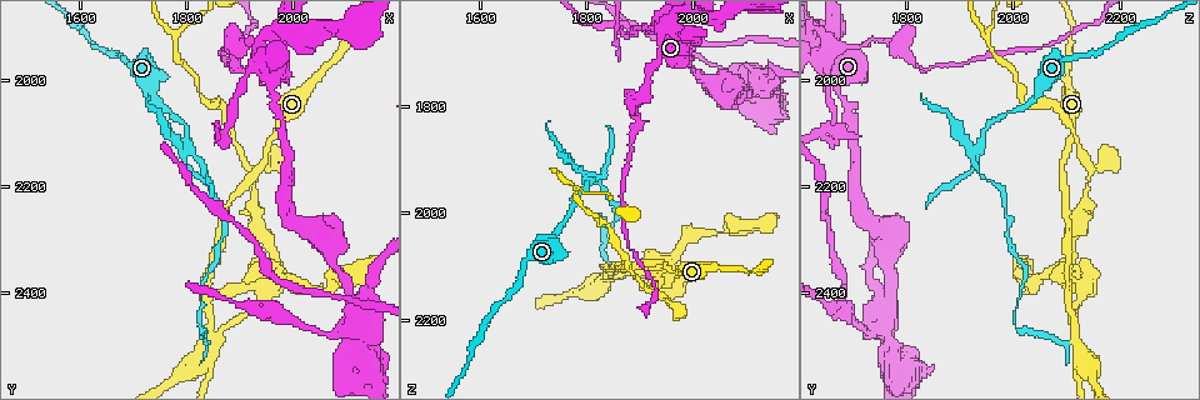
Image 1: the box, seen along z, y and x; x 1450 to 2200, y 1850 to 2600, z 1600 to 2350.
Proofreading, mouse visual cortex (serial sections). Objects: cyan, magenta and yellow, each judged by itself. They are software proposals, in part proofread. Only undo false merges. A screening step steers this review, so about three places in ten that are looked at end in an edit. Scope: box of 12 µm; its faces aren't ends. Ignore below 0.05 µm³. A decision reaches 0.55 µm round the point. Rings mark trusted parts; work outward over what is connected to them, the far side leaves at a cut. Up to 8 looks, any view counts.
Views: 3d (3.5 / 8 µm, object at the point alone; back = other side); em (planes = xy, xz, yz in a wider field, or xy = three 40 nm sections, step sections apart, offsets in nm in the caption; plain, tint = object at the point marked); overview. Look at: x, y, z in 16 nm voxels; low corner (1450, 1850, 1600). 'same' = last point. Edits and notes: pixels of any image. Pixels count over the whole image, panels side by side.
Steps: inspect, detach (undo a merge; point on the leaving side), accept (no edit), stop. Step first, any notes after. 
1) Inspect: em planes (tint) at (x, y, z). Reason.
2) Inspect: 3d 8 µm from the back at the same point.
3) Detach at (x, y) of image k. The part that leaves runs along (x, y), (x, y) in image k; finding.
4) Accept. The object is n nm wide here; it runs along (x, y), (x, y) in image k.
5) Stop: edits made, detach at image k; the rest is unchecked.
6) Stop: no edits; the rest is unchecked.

Inspect: 3d 3.5 µm at (2035, 2285, 1760). Abrupt turn.

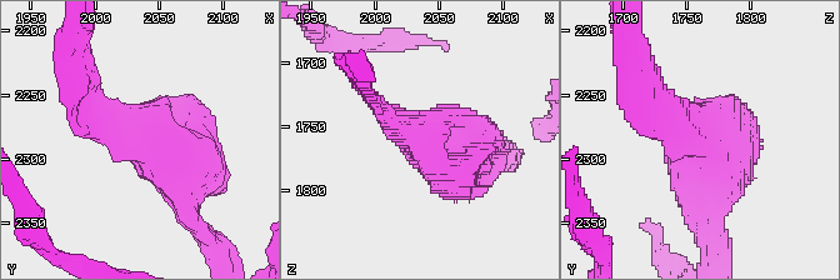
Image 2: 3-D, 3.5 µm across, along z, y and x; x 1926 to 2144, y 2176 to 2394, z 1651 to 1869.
Inspect: em xy step 3 (tint) at (2042, 2290, 1764).

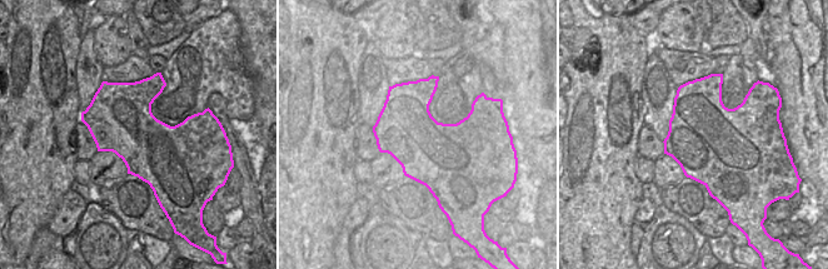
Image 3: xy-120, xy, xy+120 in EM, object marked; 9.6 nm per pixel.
Accept. It runs along (103, 126), (176, 164), (203, 234) in image 2; all the same cell.

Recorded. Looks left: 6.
Inspect: 3d 3.5 µm from the back at (2125, 2430, 1755). A narrow waist.

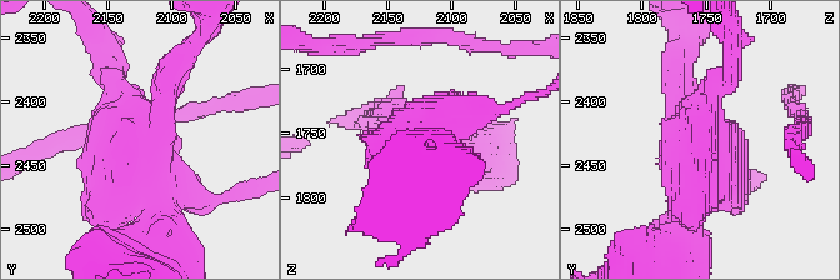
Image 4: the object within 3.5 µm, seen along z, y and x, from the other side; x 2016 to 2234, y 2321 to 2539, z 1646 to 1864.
Inspect: em xy step 1 (tint) at the same point. Need the tissue.

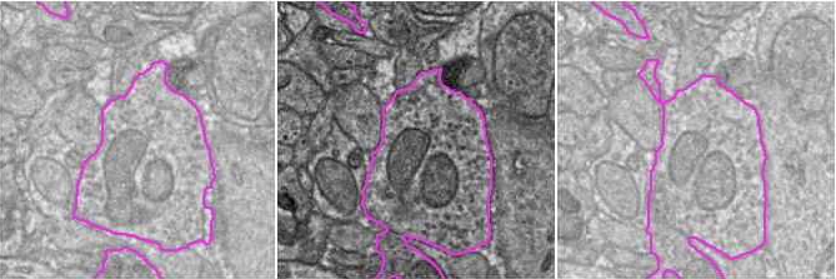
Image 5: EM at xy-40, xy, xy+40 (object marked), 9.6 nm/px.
Detach at (485, 103) of image 4. The part that leaves runs along (685, 121), (704, 175), (685, 225) in image 4; two cells meet here.

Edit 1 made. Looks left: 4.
Inspect: overview. See it whole again.

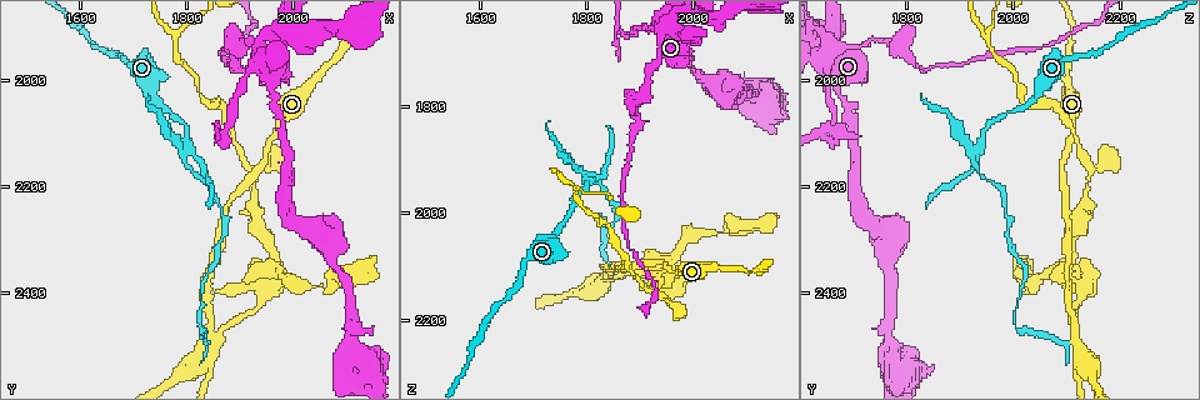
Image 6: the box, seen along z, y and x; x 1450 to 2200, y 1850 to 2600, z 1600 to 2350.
Inspect: 3d 3.5 µm at (1795, 2130, 1930).

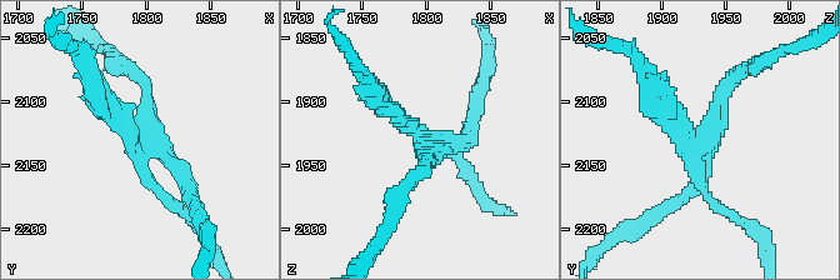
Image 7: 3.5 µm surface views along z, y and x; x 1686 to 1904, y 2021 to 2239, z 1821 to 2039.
Inspect: em xy step 1 (tint) at (1800, 2130, 1936). 4 arms meet here; the arms are 150, 200, 200, 250 nm wide.

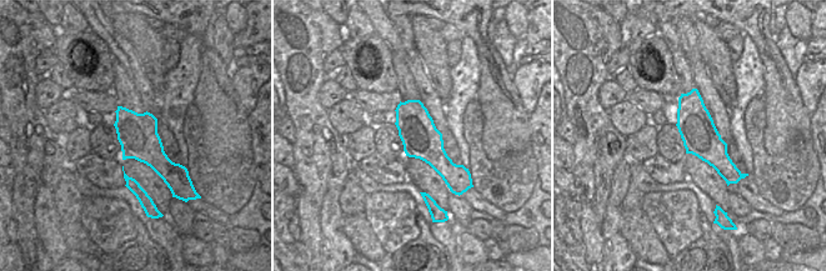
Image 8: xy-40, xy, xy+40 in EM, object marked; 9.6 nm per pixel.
Inspect: em xy step 2 (tint) at the same point. Cut it another way.

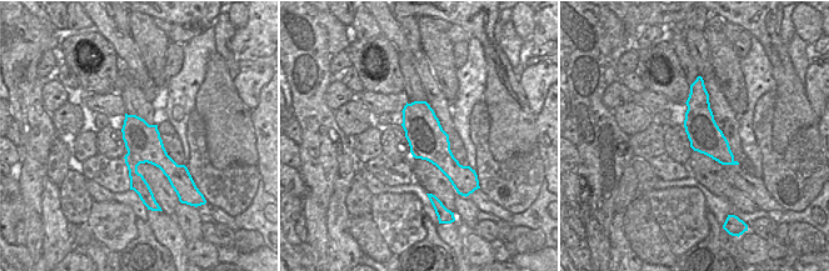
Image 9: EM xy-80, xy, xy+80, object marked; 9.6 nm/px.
Detach at (113, 121) of image 7. The part that leaves runs along (695, 155), (704, 190), (755, 233) in image 7; a second cell is stuck on.

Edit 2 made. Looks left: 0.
Stop: edits made, detach at image 4, detach at image 7; the rest is unchecked.

